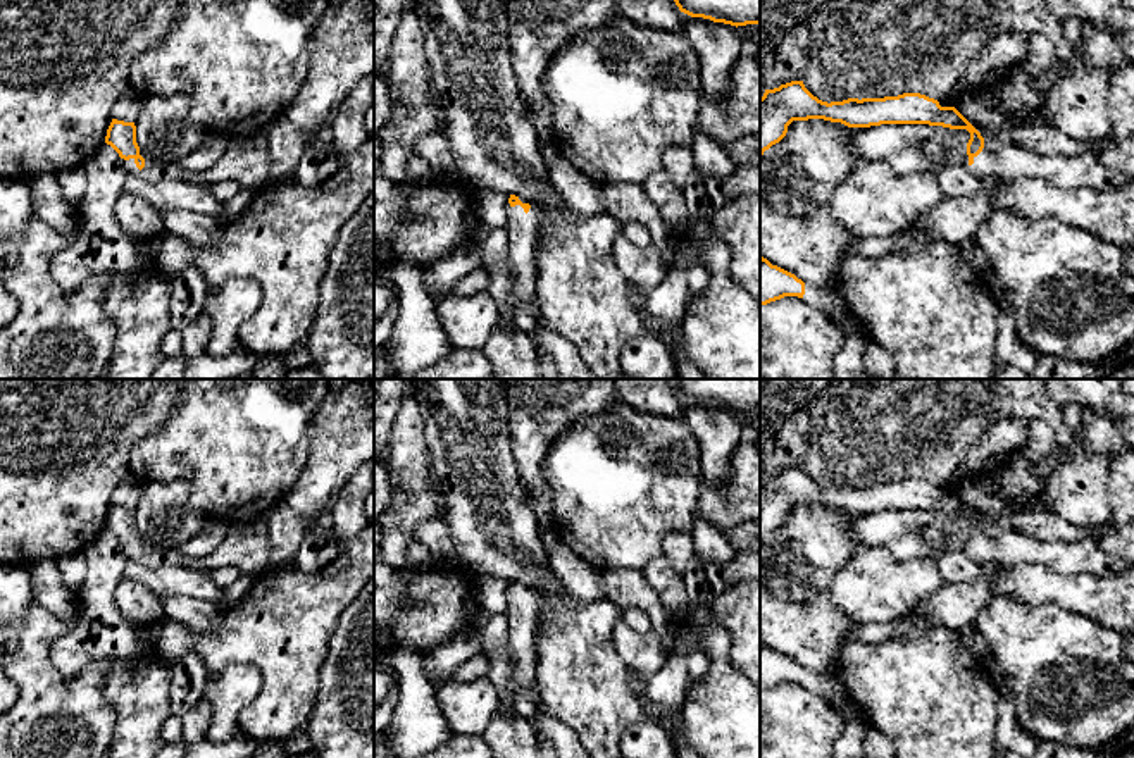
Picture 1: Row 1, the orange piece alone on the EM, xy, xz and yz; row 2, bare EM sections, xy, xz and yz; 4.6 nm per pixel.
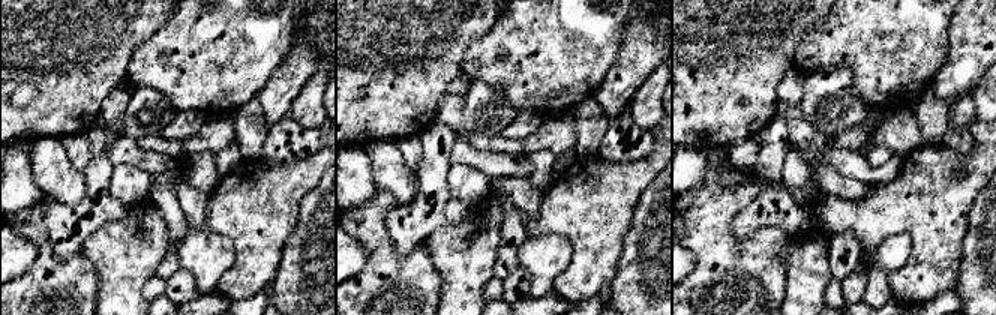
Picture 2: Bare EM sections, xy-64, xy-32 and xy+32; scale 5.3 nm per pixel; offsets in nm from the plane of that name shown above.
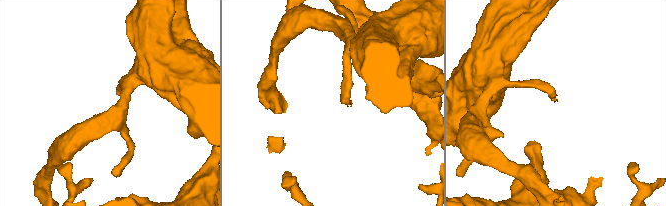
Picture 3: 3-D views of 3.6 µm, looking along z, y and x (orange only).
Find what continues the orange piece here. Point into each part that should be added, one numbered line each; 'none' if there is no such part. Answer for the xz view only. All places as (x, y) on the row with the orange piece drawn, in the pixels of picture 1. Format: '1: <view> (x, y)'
1: xz (523, 228)

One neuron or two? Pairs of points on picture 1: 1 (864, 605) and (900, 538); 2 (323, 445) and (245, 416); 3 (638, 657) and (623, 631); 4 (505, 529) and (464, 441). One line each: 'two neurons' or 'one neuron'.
1: two neurons
2: two neurons
3: one neuron
4: one neuron

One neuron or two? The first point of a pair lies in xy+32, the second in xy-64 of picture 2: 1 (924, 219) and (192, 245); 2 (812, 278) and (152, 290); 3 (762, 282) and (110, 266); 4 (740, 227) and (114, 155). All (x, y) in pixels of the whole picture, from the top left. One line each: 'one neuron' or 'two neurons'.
1: two neurons
2: two neurons
3: two neurons
4: two neurons

